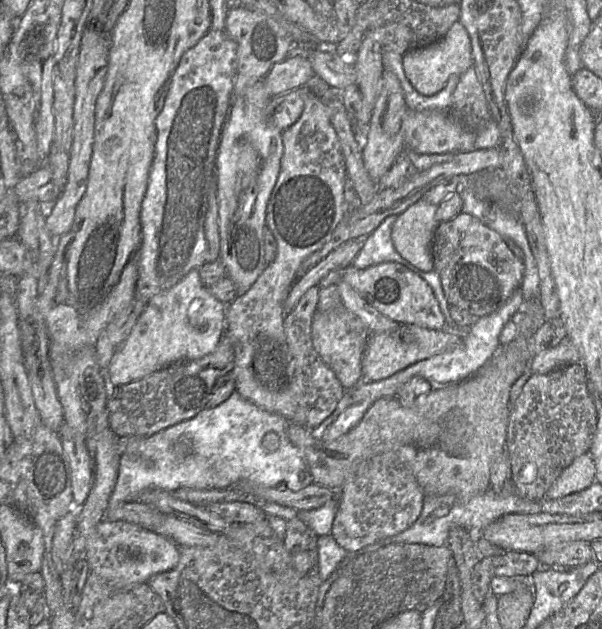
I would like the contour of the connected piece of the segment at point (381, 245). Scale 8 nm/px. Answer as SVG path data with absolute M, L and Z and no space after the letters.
M398 215L388 216L365 238L364 245L352 262L361 270L386 262L399 263L417 274L417 267L404 259L395 249L392 241L392 228Z

